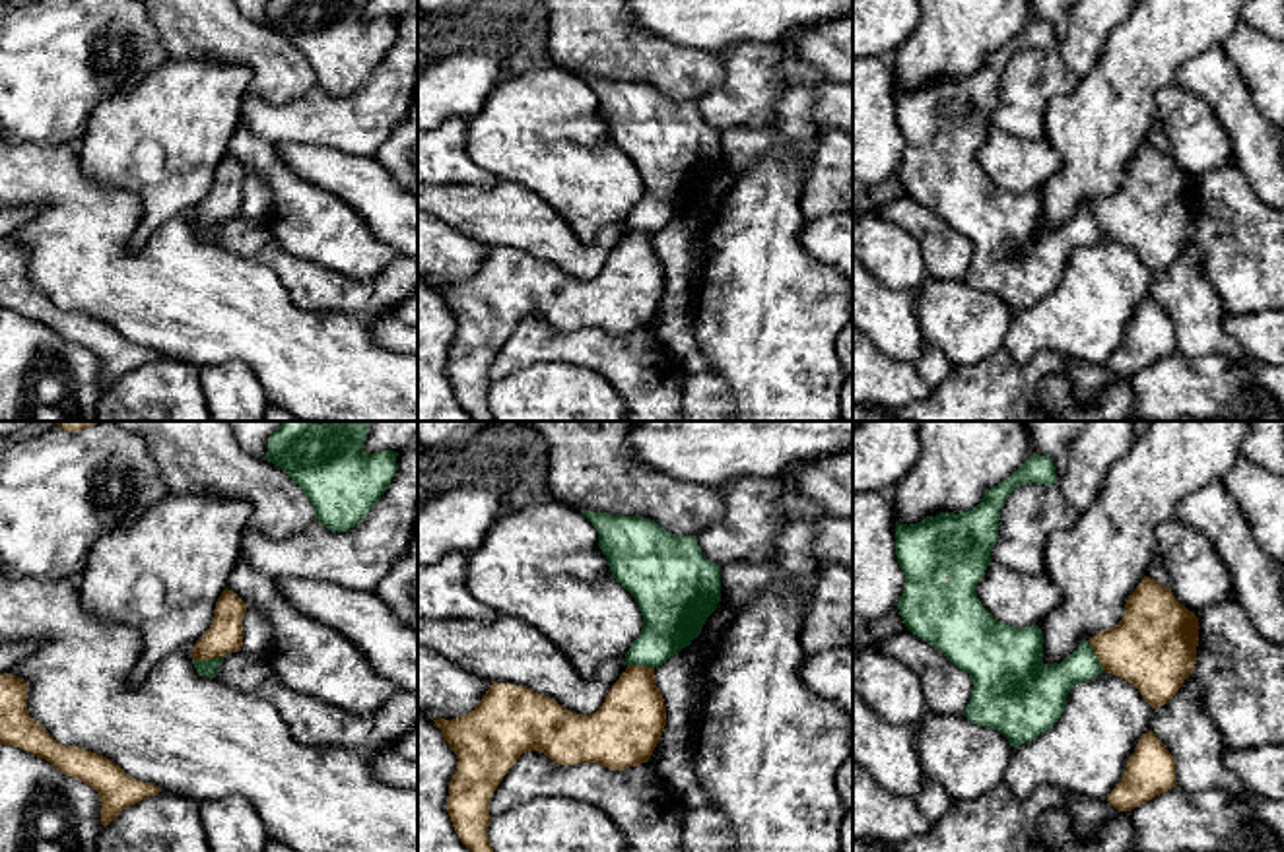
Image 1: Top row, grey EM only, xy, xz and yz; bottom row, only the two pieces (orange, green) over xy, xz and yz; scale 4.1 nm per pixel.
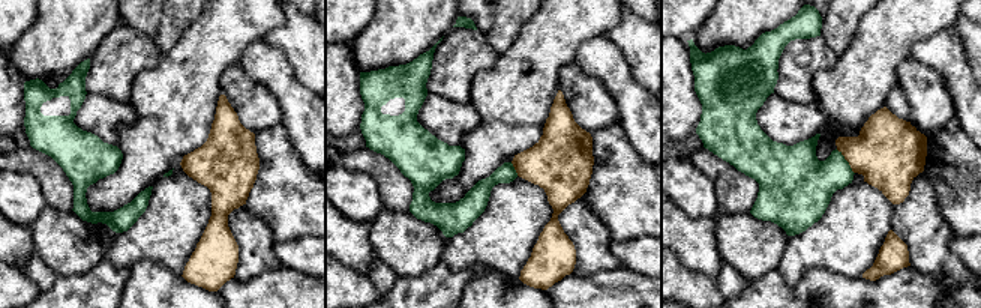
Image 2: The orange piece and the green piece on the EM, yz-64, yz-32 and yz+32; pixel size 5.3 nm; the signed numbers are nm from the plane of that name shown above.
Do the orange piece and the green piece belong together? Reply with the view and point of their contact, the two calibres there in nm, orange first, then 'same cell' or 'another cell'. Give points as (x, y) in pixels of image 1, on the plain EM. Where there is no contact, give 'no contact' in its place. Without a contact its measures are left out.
xy (210, 224) | 140/70 nm | another cell

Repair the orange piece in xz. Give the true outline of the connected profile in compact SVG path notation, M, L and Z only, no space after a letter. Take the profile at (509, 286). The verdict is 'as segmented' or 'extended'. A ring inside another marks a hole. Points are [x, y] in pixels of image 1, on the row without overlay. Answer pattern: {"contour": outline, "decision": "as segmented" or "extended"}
{"contour": "M627 231L602 272L589 281L571 278L526 252L491 246L472 278L433 287L458 324L447 361L453 392L472 421L497 421L488 406L490 367L523 318L540 316L558 330L598 328L612 336L637 332L651 324L664 297L666 270L655 250L655 233Z", "decision": "as segmented"}

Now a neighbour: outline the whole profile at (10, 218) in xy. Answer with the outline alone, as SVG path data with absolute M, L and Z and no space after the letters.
M0 208L0 239L27 223L35 212L35 208Z

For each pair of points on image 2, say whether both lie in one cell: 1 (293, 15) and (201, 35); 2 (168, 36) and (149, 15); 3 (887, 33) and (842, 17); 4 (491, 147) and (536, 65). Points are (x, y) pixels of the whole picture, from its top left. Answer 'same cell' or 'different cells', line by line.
1: different cells
2: different cells
3: different cells
4: same cell

